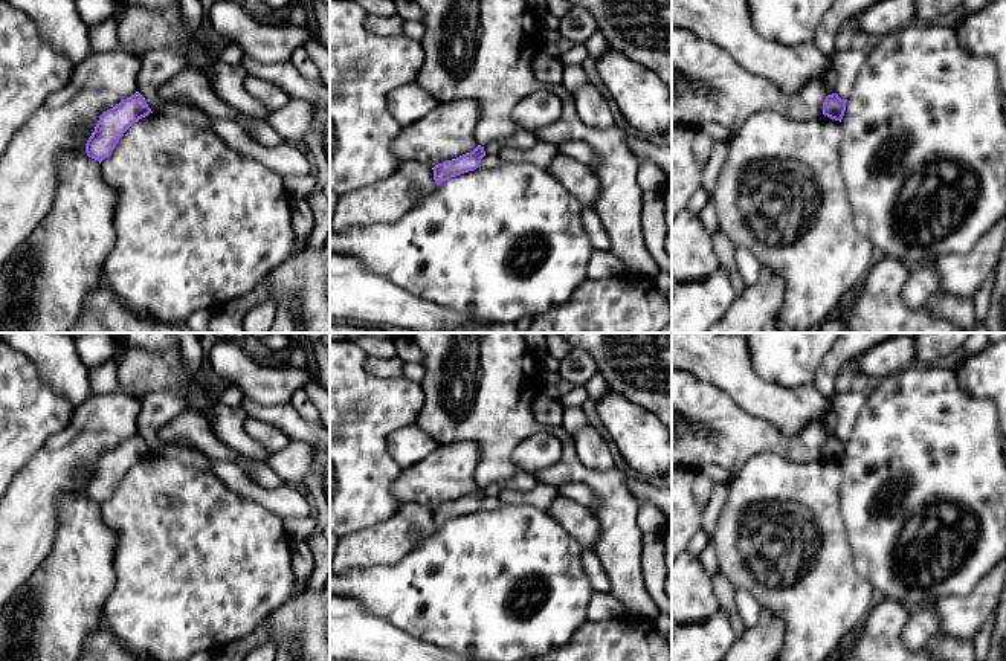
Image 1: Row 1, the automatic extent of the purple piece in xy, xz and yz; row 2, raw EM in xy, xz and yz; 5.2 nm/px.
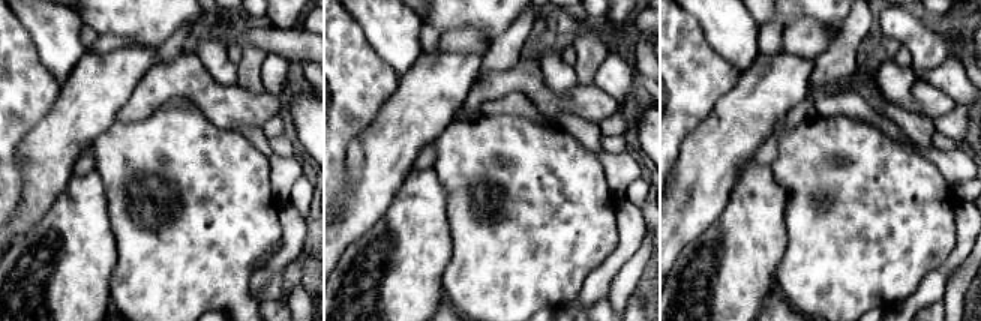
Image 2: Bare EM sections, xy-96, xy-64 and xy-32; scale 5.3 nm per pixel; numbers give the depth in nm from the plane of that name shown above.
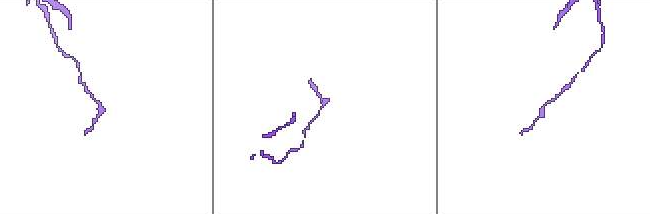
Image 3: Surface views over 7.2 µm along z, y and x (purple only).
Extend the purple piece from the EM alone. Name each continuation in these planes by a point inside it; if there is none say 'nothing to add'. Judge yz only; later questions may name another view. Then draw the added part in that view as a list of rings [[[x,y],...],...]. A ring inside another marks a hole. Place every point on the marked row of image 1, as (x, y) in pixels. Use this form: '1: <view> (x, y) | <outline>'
nothing to add

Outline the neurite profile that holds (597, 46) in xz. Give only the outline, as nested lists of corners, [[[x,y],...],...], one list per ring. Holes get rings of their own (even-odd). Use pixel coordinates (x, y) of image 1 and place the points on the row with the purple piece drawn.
[[[598,29],[588,38],[585,46],[594,60],[601,58],[606,52],[611,50],[609,43]]]

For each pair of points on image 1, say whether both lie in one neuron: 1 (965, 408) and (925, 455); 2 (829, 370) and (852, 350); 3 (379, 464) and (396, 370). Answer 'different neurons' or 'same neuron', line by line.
1: same neuron
2: same neuron
3: different neurons

